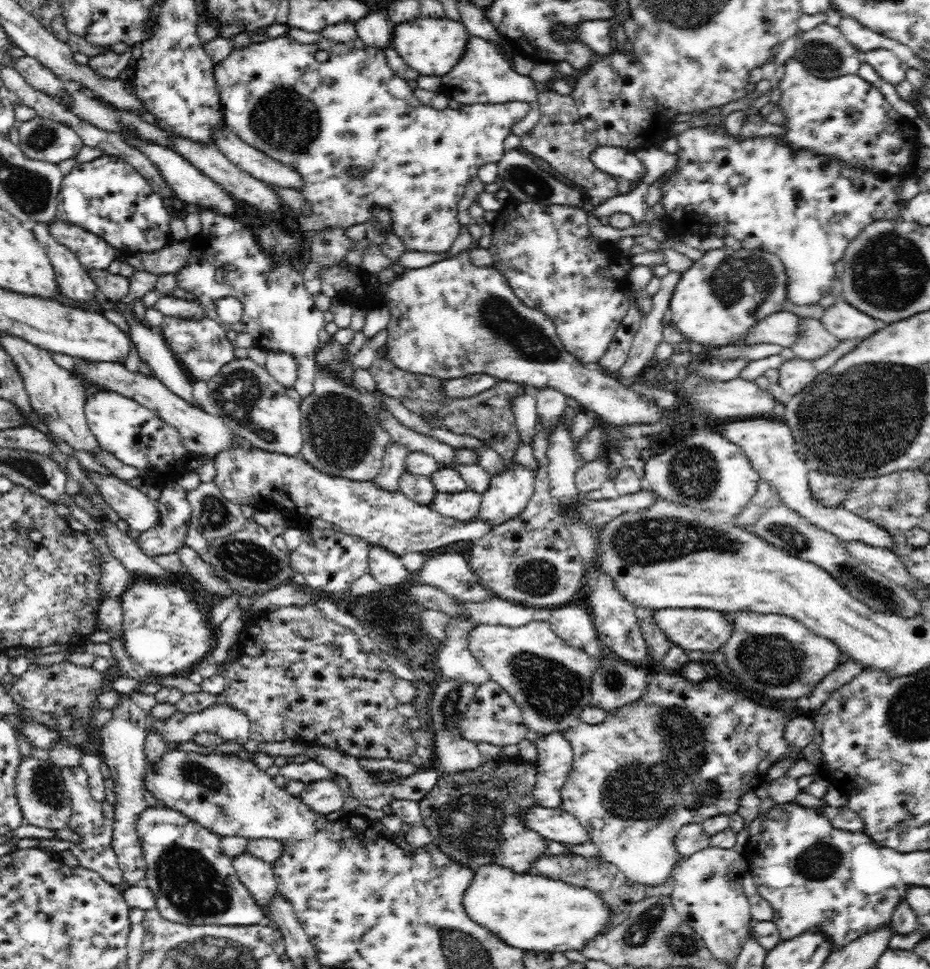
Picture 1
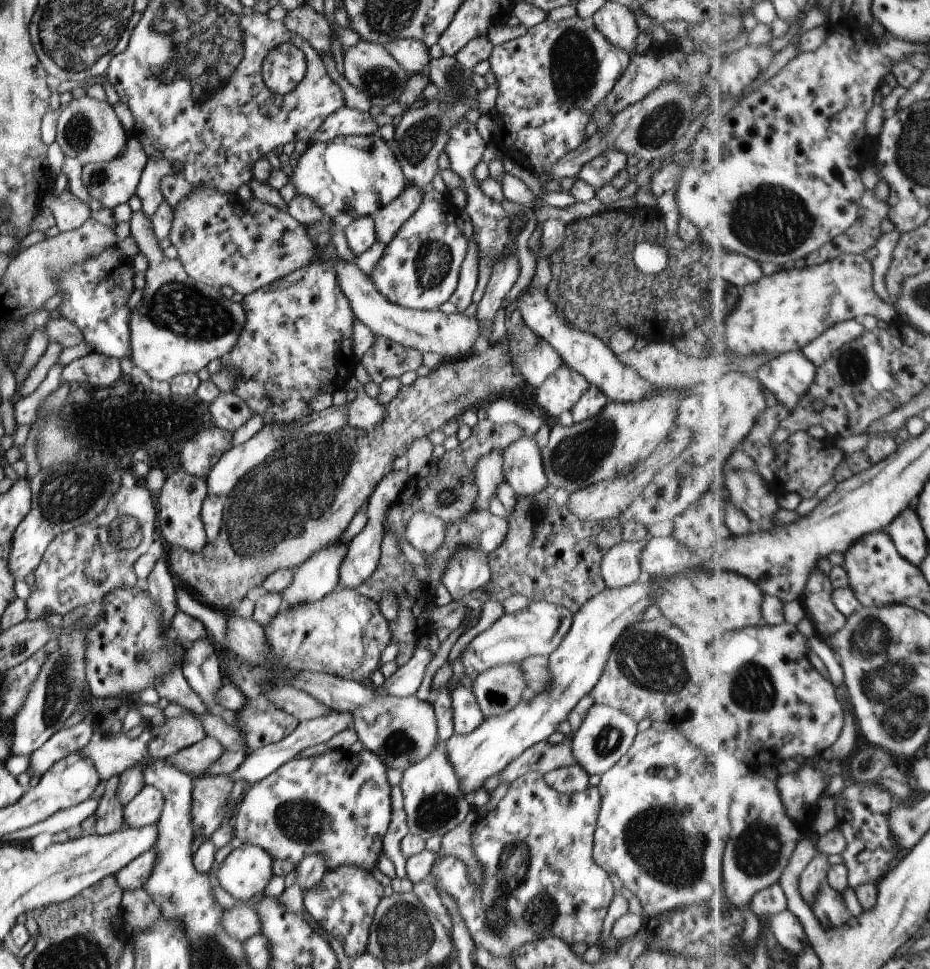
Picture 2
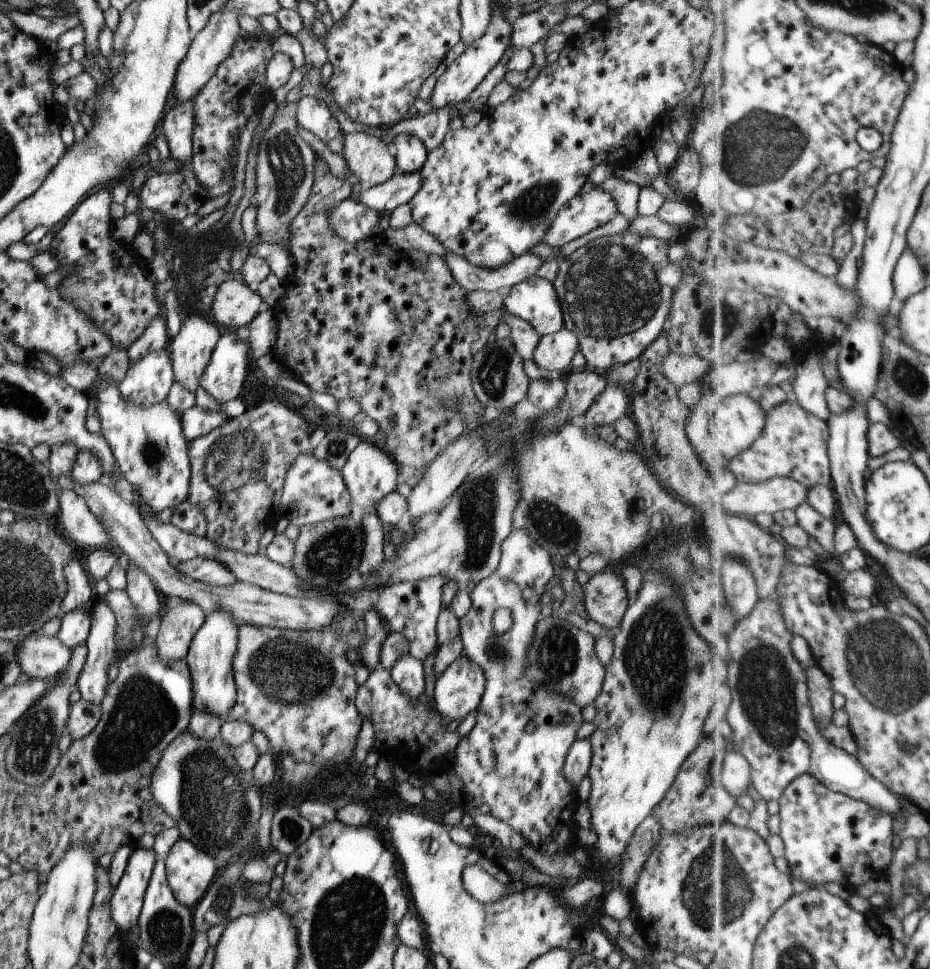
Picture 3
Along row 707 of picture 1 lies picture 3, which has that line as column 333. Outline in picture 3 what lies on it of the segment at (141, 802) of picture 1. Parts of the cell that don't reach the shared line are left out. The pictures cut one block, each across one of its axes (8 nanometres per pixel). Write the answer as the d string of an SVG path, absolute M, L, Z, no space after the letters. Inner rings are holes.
M301 96L296 104L296 118L302 128L312 132L325 145L338 136L345 136L340 130L340 122L321 98Z

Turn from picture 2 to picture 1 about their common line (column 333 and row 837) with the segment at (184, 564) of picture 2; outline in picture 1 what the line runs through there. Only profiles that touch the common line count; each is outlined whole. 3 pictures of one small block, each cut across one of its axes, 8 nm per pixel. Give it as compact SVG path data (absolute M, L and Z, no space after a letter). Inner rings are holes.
M512 757L506 759L485 760L474 770L440 773L434 778L436 783L427 791L424 798L417 801L422 824L428 828L432 843L450 859L460 865L476 871L478 866L498 864L516 873L528 873L532 864L547 853L548 842L538 832L527 828L521 820L521 811L536 807L538 804L530 792L536 786L536 769L530 762L519 761Z

